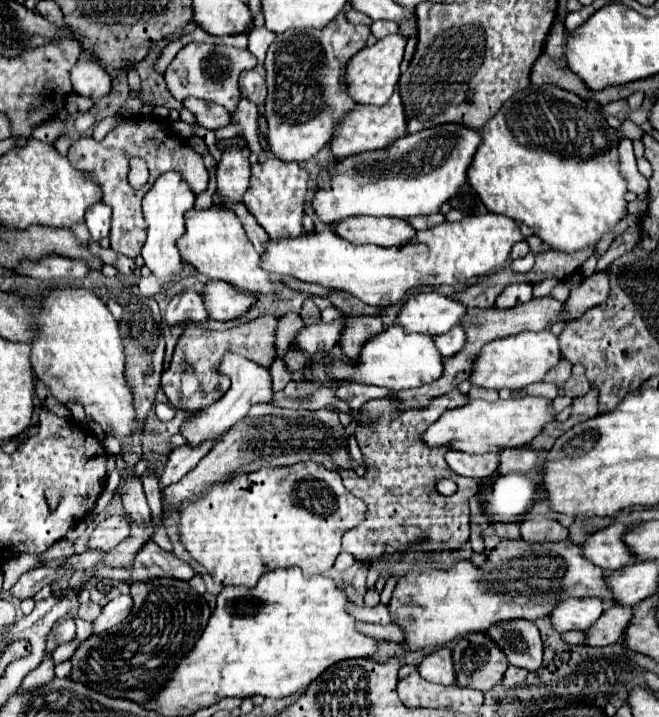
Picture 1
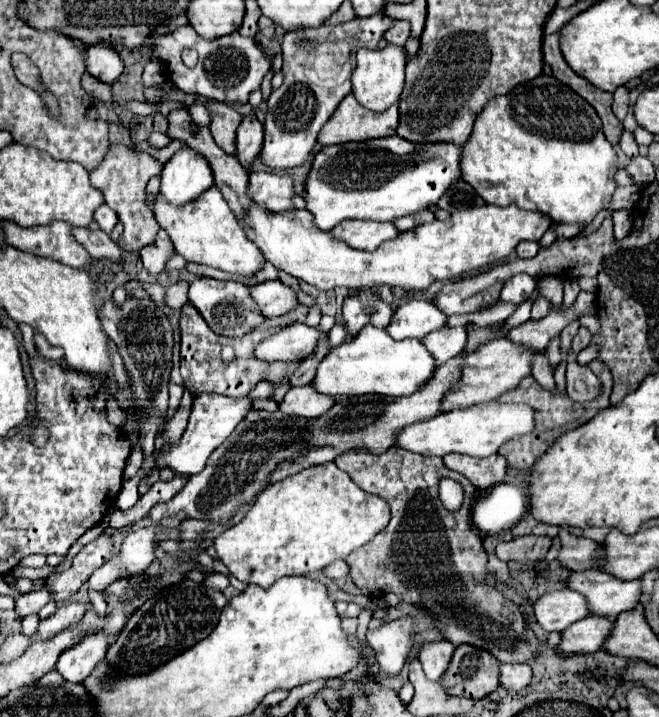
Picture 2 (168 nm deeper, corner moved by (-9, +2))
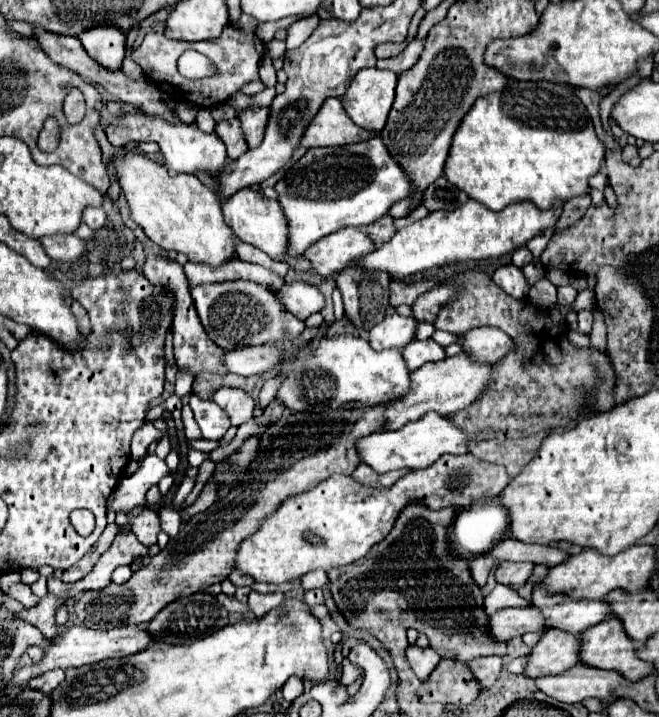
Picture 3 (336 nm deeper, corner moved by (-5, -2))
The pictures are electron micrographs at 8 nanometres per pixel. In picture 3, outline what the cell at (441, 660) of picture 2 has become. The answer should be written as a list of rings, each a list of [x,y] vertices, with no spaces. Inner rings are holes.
[[[410,646],[406,650],[406,660],[410,664],[410,668],[414,670],[414,674],[420,680],[426,680],[432,672],[432,668],[436,668],[436,664],[440,662],[440,656],[436,656],[436,652],[432,648],[420,648],[420,646]]]

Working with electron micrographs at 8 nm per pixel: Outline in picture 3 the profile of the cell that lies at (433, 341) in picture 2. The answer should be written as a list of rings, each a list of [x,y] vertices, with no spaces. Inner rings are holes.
[[[432,338],[430,340],[424,340],[424,342],[414,340],[414,342],[406,344],[400,352],[402,352],[402,358],[406,362],[408,372],[414,372],[416,368],[420,368],[426,362],[444,360],[444,348],[438,346]]]

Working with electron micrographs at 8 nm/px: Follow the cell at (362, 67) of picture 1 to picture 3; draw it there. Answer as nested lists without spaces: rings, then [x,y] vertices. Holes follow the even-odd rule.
[[[364,68],[350,82],[342,106],[356,126],[380,132],[392,108],[398,76],[390,70]]]

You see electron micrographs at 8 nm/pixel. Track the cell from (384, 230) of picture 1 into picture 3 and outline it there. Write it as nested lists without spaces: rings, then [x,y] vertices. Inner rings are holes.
[[[344,228],[324,236],[302,256],[312,264],[312,270],[316,274],[332,276],[348,266],[352,260],[370,254],[372,250],[372,240],[364,232],[360,232],[360,228]]]

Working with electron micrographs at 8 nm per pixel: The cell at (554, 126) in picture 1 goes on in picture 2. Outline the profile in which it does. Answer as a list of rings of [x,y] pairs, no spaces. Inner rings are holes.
[[[538,76],[516,86],[508,96],[498,96],[476,118],[472,136],[464,144],[462,180],[472,184],[476,192],[496,206],[516,204],[524,210],[542,212],[558,224],[590,224],[602,210],[610,208],[618,188],[614,176],[618,172],[618,154],[602,130],[596,110],[578,96],[570,86],[554,76]]]

